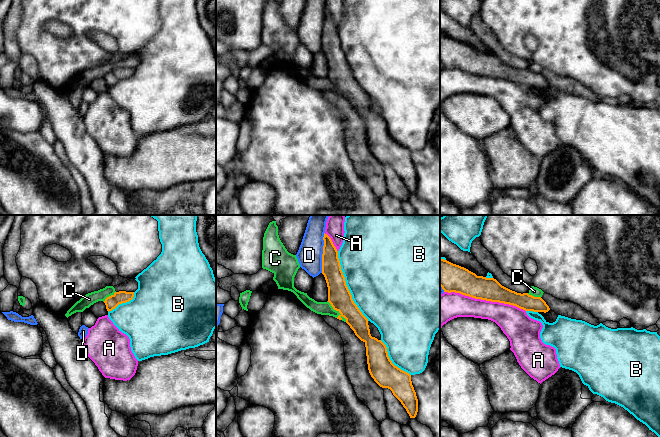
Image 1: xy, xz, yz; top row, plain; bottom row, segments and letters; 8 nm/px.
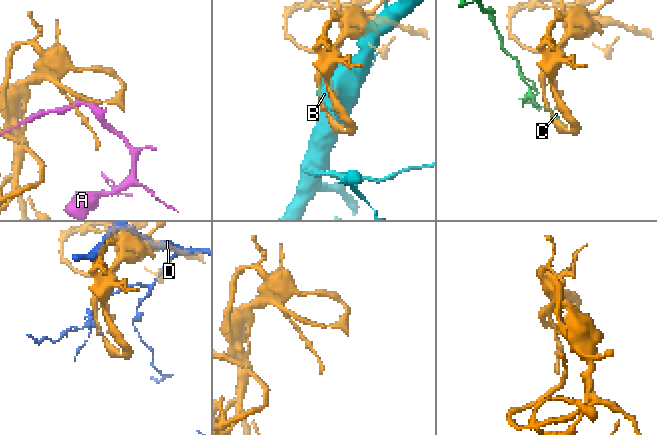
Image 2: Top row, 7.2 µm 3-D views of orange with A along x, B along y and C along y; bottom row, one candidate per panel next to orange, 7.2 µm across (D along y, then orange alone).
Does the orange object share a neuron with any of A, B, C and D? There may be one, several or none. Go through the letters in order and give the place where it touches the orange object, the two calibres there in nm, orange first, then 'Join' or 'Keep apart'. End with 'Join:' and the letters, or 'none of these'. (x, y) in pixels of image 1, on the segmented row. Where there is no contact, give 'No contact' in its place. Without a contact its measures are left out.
A: Touches orange at yz (485, 299). Thickness 200 nm (orange) against 220 nm. Keep apart
B: Touches orange at xz (346, 286). Thickness 190 nm (orange) against 480 nm. Keep apart
C: Touches orange at xz (337, 310). Thickness 190 nm (orange) against 110 nm. Keep apart
D: Touches orange at xz (323, 252). Thickness 160 nm (orange) against 200 nm. Keep apart
Join: none of these

